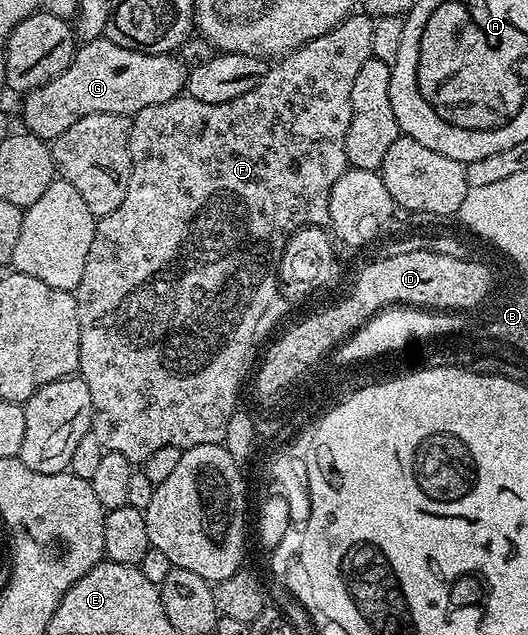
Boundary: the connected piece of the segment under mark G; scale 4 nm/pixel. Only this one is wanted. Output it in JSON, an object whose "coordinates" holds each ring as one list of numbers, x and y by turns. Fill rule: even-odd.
{"coordinates":[[105,36,81,43,74,51,72,64,48,84,29,91,22,102,22,122,37,138,59,138,76,120,97,114,133,116,152,104,164,104,186,89,187,67,173,53,145,54,132,48,120,48]]}

